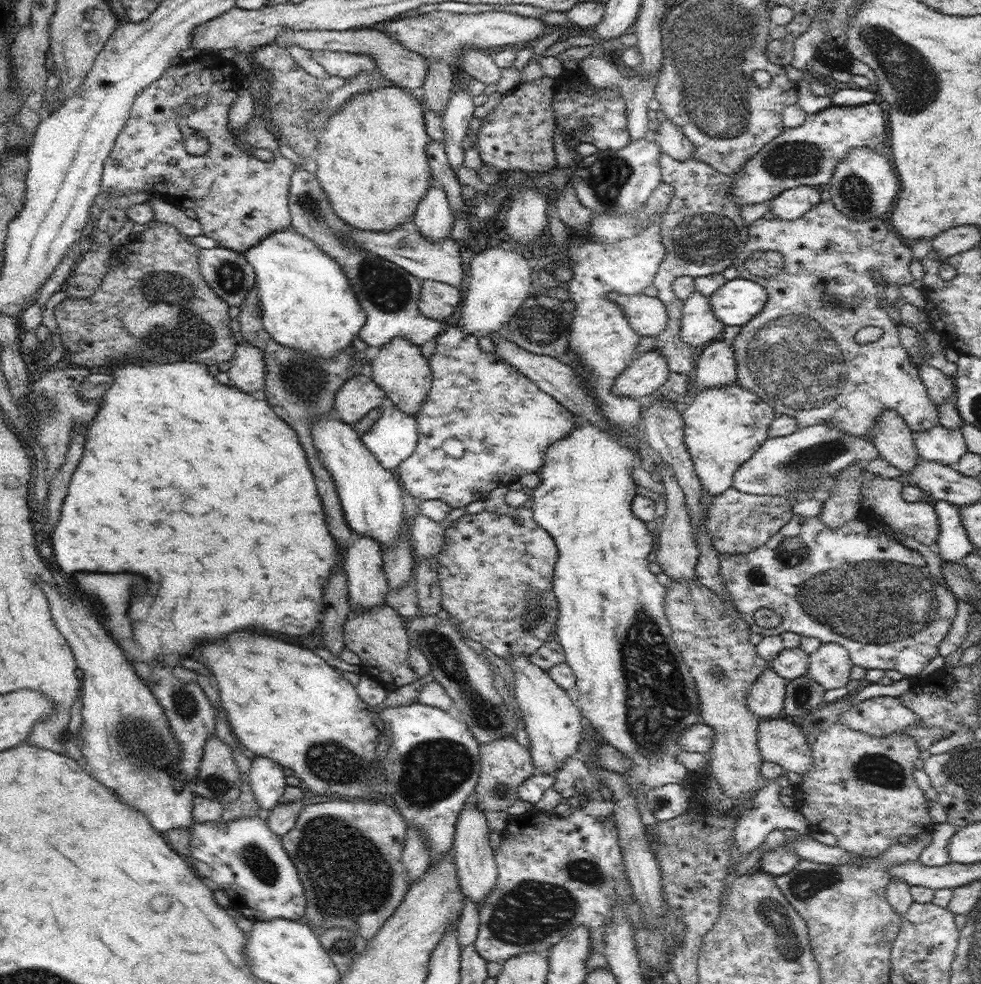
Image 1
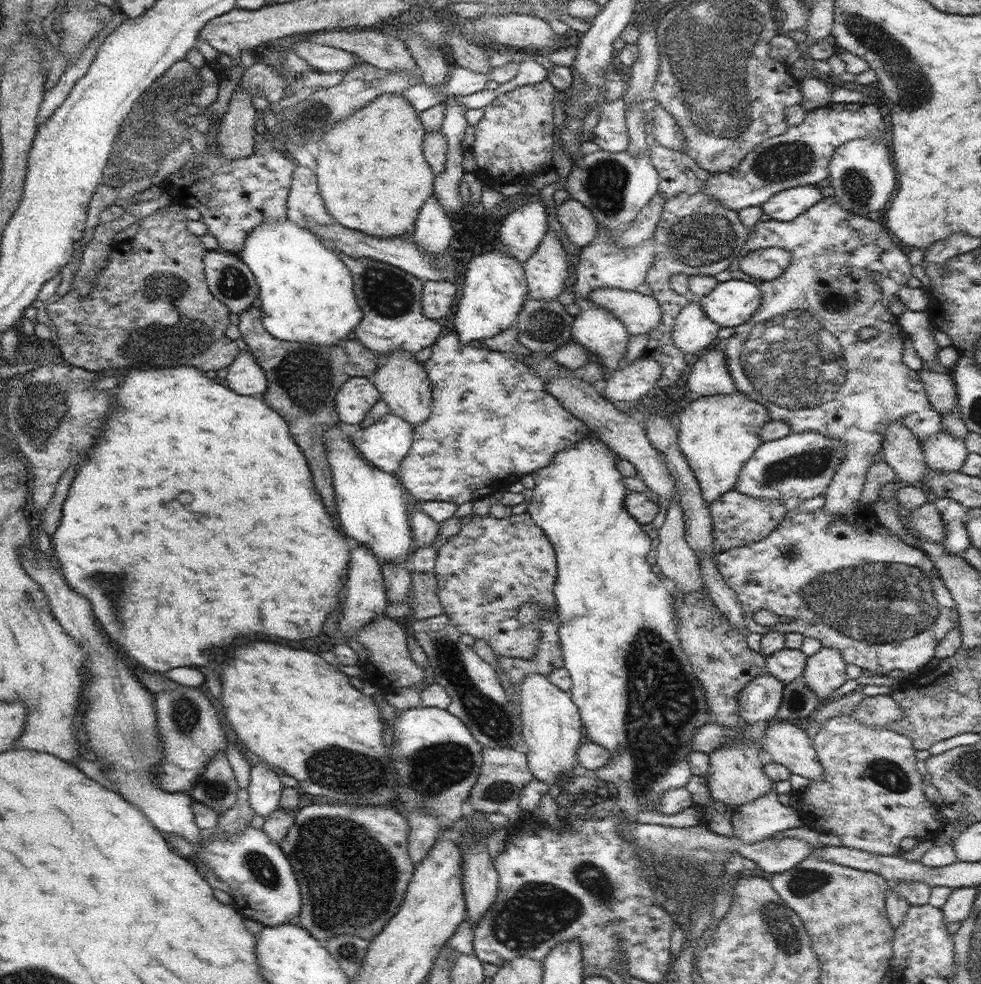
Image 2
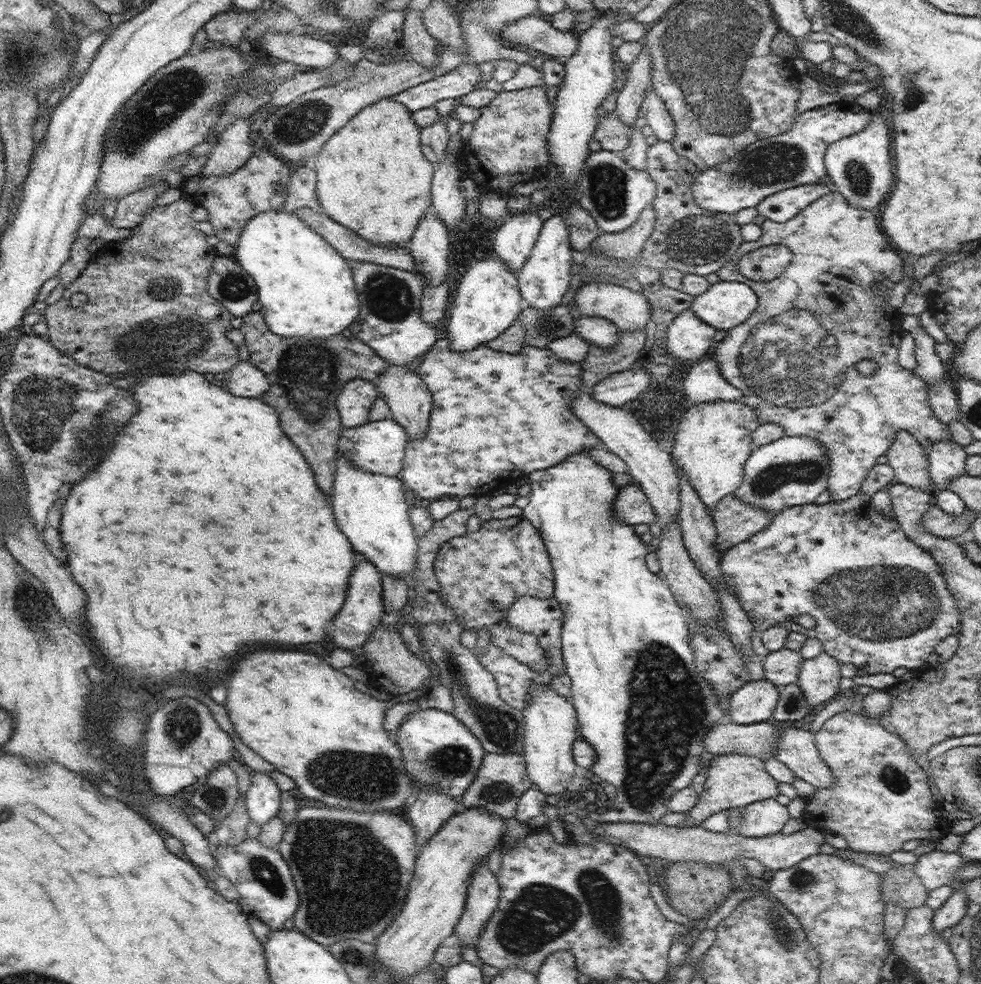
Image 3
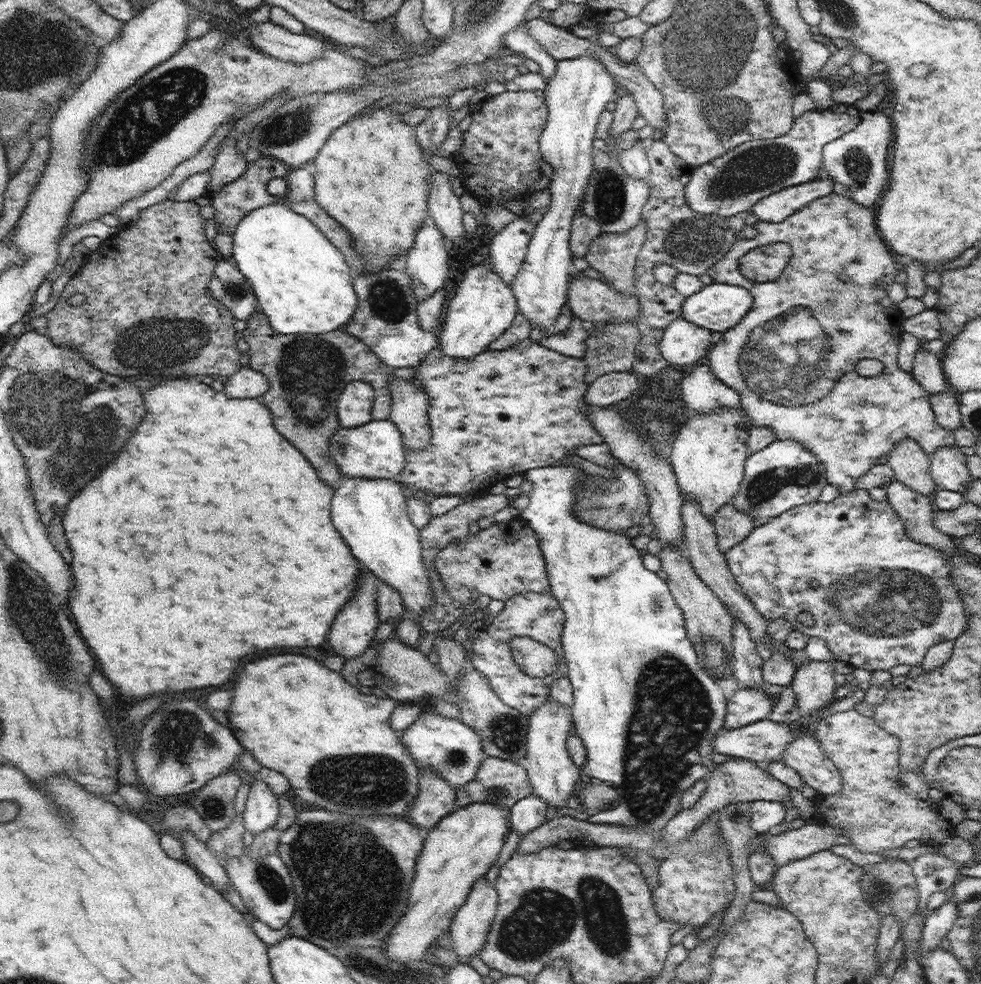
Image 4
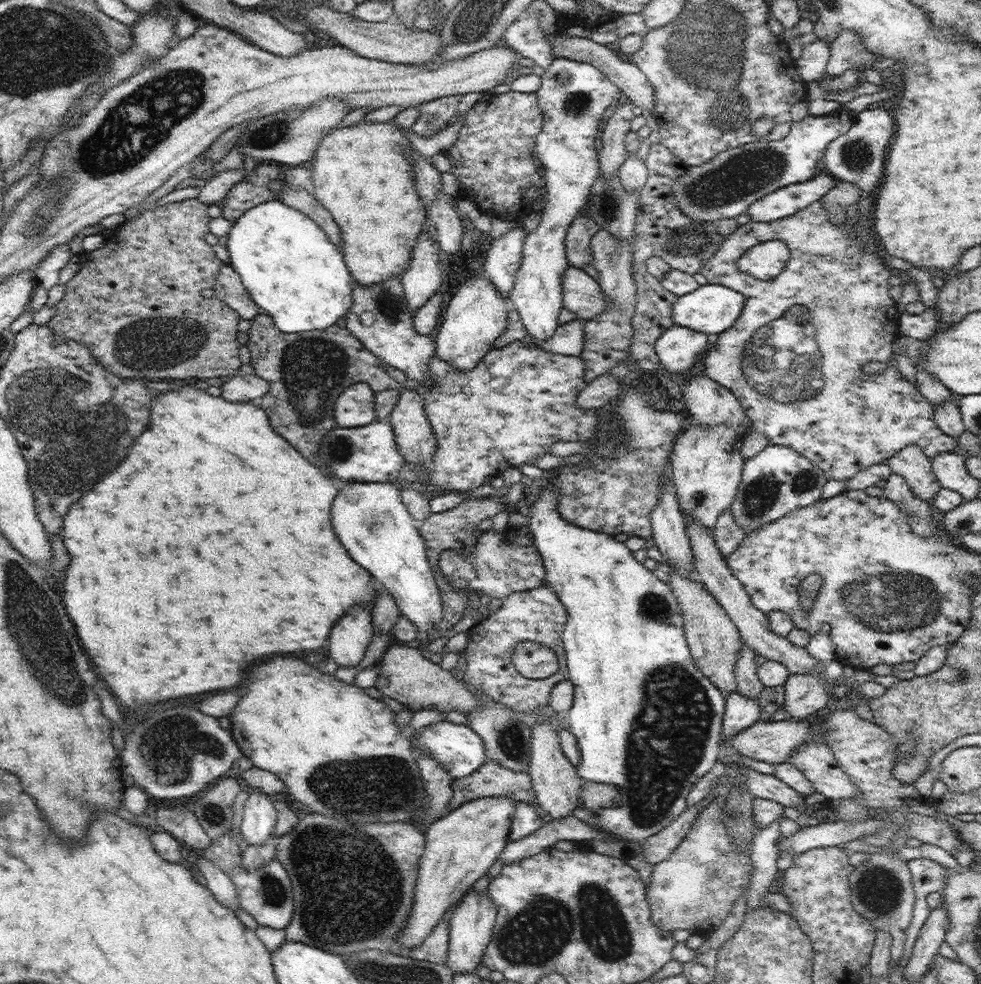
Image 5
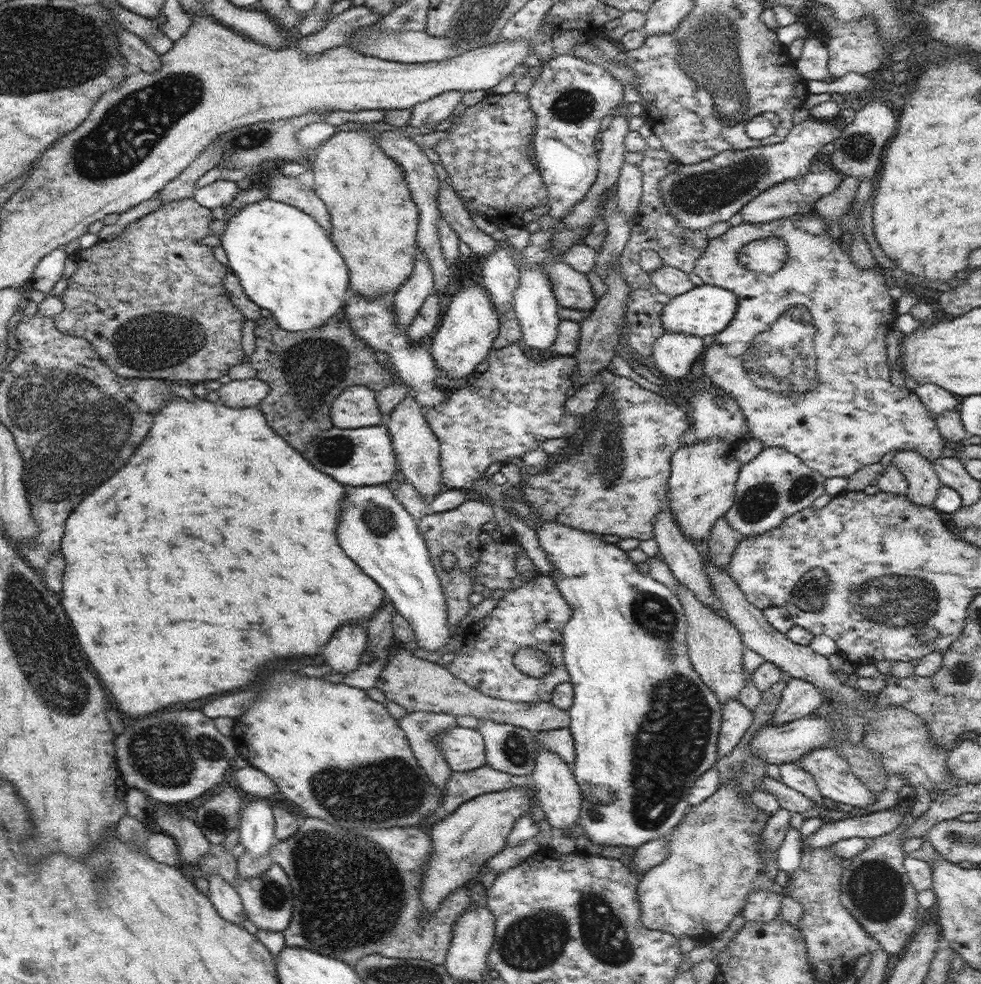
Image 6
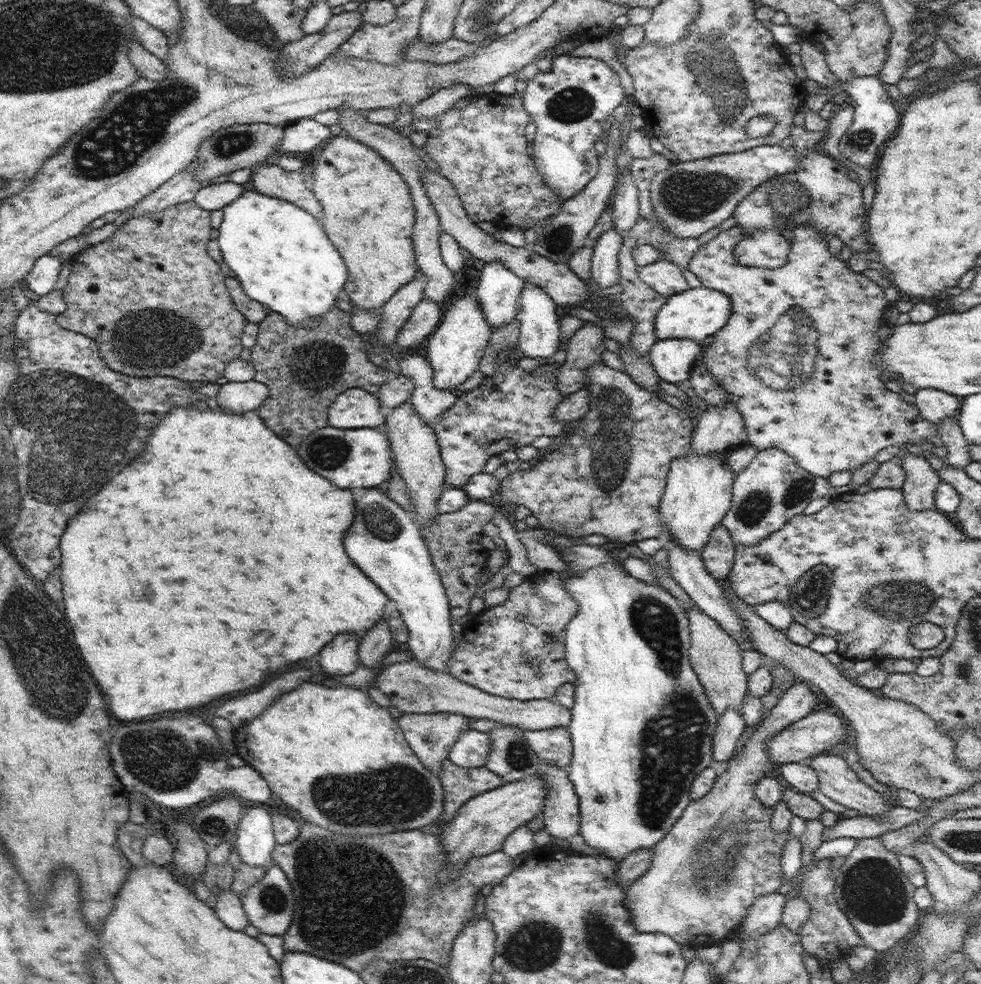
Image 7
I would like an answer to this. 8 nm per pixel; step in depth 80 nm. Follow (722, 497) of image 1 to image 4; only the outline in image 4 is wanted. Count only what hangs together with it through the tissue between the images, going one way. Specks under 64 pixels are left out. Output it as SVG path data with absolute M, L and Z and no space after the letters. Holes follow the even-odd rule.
M731 502L723 504L722 508L718 509L712 522L717 534L718 548L723 553L741 543L754 527L758 526L748 514L734 508Z

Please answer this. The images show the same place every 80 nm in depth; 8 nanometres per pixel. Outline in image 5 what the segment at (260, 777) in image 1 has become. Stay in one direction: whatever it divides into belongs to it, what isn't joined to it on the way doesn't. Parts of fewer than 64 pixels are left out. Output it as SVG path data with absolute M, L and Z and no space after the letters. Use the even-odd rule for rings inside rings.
M254 789L243 807L239 835L250 845L264 844L274 832L277 823L277 812L274 803L262 790Z

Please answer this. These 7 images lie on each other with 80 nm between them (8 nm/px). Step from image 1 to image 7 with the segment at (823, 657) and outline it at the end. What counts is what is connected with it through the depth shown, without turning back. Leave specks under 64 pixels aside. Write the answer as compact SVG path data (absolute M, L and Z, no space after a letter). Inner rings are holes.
M804 680L794 683L786 692L780 697L780 700L776 703L773 709L768 712L760 722L758 729L754 731L754 735L747 740L742 753L738 753L738 757L732 756L727 764L720 769L714 782L714 787L710 789L708 794L698 800L692 799L688 804L688 807L684 809L682 816L672 825L672 828L664 835L664 838L655 844L654 857L650 861L650 867L646 870L646 873L638 877L634 882L628 884L627 895L625 896L625 905L631 914L631 922L635 924L635 927L640 932L659 932L671 936L678 944L689 944L692 948L697 948L704 945L714 945L716 942L722 942L725 938L732 934L733 930L740 926L743 922L743 918L748 914L748 909L751 904L758 898L758 896L764 896L765 894L774 893L780 887L783 869L782 869L782 852L786 844L787 838L790 832L774 832L771 827L771 818L773 815L773 809L762 805L756 797L756 785L759 780L762 780L767 774L771 774L775 765L772 764L772 759L768 757L768 749L766 749L766 742L772 736L776 736L778 732L786 729L790 724L801 720L803 717L808 716L810 712L821 706L816 693L814 693L804 682Z

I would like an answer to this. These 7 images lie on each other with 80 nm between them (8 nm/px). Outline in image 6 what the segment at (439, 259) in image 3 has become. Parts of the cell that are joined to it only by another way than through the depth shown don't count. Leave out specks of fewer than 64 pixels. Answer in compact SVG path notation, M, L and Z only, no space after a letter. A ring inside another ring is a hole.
M419 252L410 278L399 286L394 296L394 310L399 327L406 328L413 321L426 298L433 293L434 285L434 274L428 266L428 258L426 254Z

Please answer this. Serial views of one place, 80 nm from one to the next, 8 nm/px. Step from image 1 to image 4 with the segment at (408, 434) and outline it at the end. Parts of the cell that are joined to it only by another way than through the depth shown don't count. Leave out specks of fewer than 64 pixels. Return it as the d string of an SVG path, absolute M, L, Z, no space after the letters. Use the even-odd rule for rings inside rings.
M390 419L371 420L354 428L340 427L330 437L329 453L341 474L371 479L398 479L406 464L402 433Z

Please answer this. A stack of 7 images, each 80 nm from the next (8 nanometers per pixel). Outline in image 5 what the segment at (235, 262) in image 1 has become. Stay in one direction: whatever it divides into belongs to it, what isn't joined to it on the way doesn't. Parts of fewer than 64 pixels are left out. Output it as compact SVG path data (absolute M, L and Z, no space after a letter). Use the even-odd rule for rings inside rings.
M225 264L218 274L218 280L214 283L213 289L226 305L240 315L241 319L252 320L262 311L253 302L240 276L228 264Z

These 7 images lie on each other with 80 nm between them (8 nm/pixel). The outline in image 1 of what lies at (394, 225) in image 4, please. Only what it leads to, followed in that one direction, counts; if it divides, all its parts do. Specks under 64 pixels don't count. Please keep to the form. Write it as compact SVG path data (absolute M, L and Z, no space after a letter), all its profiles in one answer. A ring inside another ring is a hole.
M392 85L355 94L346 104L341 105L336 112L333 112L332 116L326 121L322 132L319 133L318 145L316 146L318 151L316 157L317 179L320 181L323 191L328 194L328 198L330 198L330 202L332 202L332 208L336 210L336 214L338 214L344 222L348 222L350 226L360 230L389 231L401 227L401 224L404 222L412 221L418 203L429 191L432 180L431 168L426 152L427 144L431 141L431 138L428 136L425 127L424 113L423 106L419 105L418 99L415 99L415 96L410 94L409 90L398 87L397 85Z

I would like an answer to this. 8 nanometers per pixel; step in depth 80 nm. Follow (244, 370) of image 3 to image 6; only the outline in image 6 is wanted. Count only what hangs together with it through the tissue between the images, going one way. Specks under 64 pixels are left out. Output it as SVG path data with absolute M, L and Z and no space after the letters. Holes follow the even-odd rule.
M256 377L248 380L232 380L217 390L220 396L219 401L232 408L258 406L268 391L268 383Z

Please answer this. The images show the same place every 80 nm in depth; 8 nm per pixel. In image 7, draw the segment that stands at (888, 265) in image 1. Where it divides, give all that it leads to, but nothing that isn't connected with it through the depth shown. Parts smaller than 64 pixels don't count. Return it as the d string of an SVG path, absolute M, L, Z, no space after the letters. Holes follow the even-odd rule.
M736 225L728 230L720 231L713 240L699 248L694 257L689 260L687 267L700 280L703 287L722 291L731 298L731 318L724 327L720 328L716 334L713 334L714 342L706 346L701 358L708 371L710 371L710 375L722 385L724 391L729 394L731 402L742 413L748 435L746 444L754 445L758 451L769 448L783 450L793 459L796 459L796 462L804 470L824 478L828 478L834 472L842 472L843 470L849 470L853 473L860 465L874 460L880 450L884 450L888 446L899 446L903 450L906 442L920 444L924 454L934 455L932 452L934 445L930 440L932 440L932 436L939 434L939 428L933 422L924 420L916 405L904 401L902 394L891 392L886 388L884 382L882 382L882 376L885 374L883 366L875 363L875 358L877 358L877 354L881 352L883 346L882 340L878 337L878 328L886 324L884 322L884 312L890 304L884 298L885 289L878 286L876 282L872 282L870 278L866 278L862 273L854 272L849 268L847 262L843 262L838 255L832 254L828 250L827 240L824 240L822 236L818 236L819 232L814 227L810 225L788 227L782 229L781 233L790 241L791 247L787 264L781 268L755 270L738 264L737 260L734 259L734 245L738 245L738 241L742 240L745 232L742 227Z

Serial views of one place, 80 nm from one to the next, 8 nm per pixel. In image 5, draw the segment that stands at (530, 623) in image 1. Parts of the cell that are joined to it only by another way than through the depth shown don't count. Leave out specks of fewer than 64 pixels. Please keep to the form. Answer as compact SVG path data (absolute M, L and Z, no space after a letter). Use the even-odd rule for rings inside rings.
M508 526L503 531L484 531L479 537L471 555L453 550L439 554L439 569L456 590L468 588L471 592L485 593L504 599L513 592L538 588L546 581L543 558L534 544L533 537L526 532ZM538 641L516 643L511 659L517 671L528 680L545 679L559 669L557 654Z

